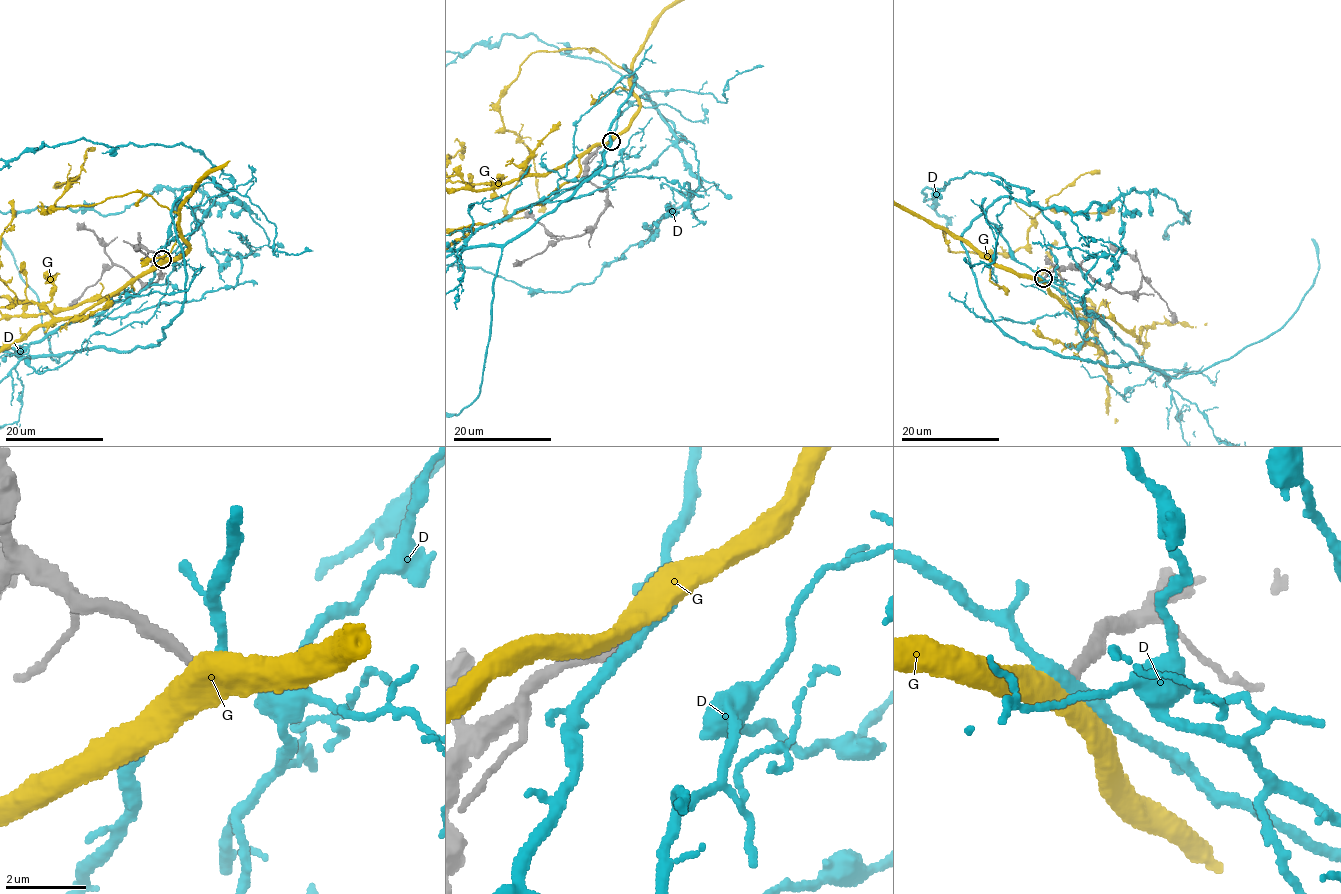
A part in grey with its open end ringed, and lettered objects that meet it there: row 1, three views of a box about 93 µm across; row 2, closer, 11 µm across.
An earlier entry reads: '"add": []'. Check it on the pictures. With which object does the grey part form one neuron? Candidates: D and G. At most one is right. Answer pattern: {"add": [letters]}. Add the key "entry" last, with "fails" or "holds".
{"add": ["G"], "entry": "fails"}

